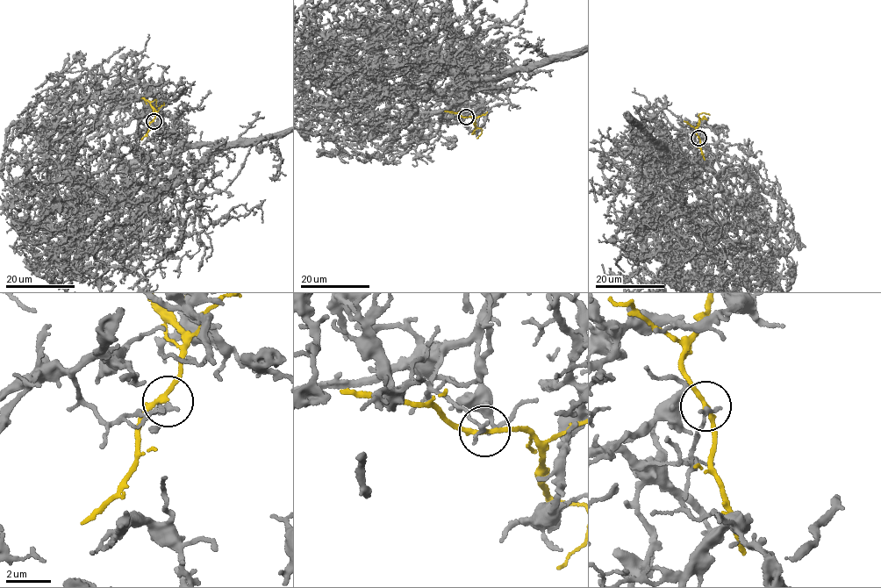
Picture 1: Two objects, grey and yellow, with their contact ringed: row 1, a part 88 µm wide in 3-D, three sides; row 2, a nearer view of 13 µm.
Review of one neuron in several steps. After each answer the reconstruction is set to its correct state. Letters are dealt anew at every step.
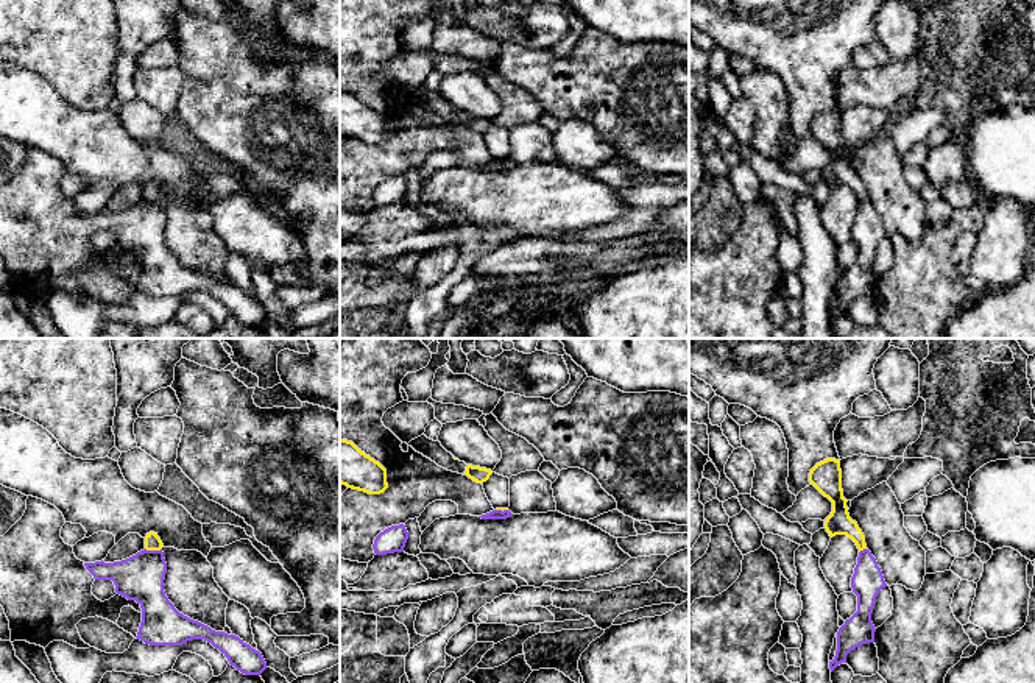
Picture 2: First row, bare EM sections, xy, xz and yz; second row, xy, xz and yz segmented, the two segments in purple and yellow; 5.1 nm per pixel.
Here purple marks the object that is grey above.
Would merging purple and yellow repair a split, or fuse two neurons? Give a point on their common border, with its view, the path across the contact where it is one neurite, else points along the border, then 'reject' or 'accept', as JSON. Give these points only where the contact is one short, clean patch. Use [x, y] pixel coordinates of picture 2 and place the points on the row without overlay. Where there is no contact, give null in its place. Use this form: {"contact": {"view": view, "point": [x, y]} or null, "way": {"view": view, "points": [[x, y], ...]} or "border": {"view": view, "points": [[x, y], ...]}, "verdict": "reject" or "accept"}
{"contact": {"view": "xy", "point": [153, 201]}, "border": {"view": "xy", "points": [[145, 198], [161, 200]]}, "verdict": "reject"}

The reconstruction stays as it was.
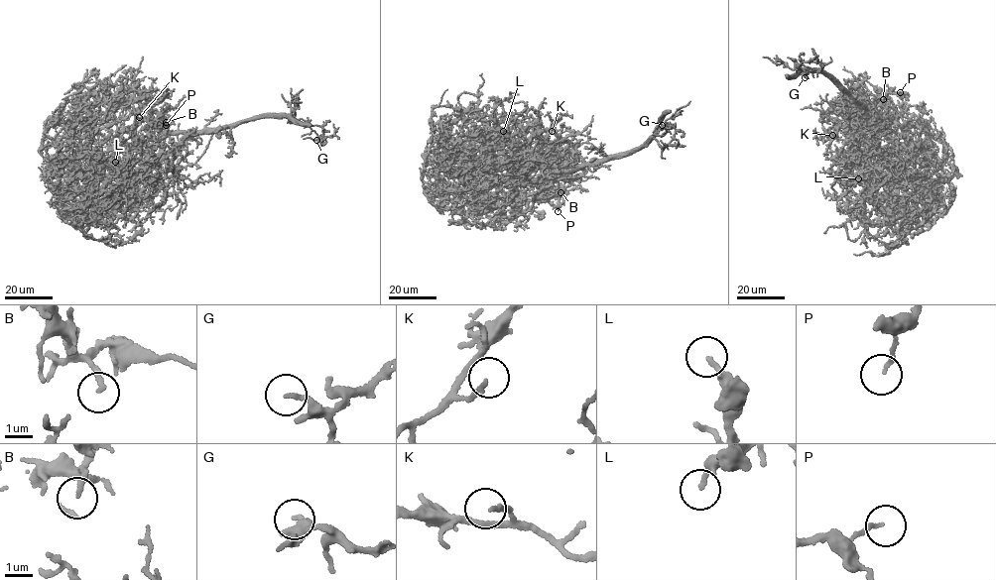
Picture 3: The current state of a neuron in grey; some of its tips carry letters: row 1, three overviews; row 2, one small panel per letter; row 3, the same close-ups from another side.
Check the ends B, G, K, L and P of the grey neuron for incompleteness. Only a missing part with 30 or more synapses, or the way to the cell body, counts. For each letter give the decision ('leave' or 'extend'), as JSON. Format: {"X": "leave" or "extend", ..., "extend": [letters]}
{"B": "leave", "G": "leave", "K": "leave", "L": "extend", "P": "leave", "extend": ["L"]}

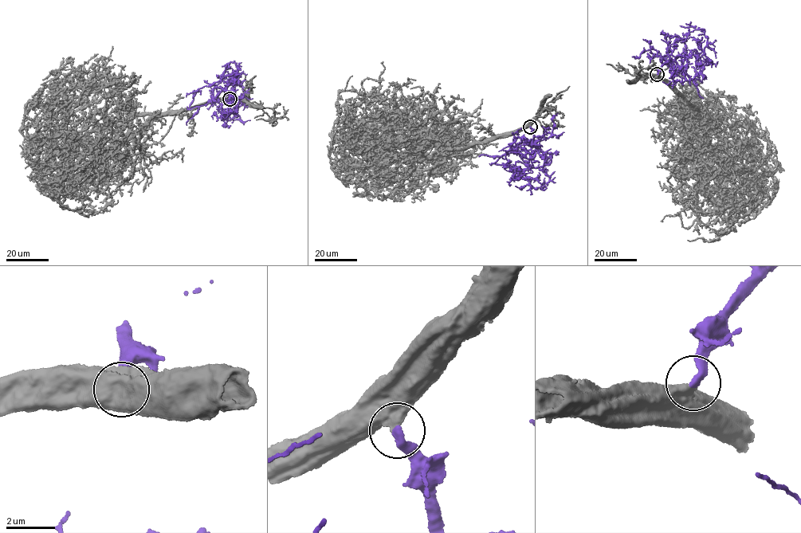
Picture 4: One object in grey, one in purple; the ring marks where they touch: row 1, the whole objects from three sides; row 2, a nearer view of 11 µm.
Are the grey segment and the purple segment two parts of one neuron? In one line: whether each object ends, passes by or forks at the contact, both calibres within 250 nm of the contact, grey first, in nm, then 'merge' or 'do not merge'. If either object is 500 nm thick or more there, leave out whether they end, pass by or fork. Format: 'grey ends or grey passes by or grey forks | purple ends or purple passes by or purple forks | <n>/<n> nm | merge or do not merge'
700/360 nm | merge

